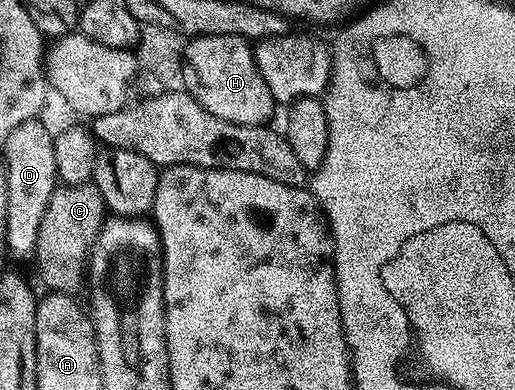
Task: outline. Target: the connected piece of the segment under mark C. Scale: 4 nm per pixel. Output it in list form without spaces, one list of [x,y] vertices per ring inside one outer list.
[[[95,185],[57,186],[46,207],[34,252],[34,259],[40,262],[40,279],[48,286],[49,292],[75,296],[76,291],[83,287],[85,290],[92,247],[100,236],[105,218],[104,198]]]

